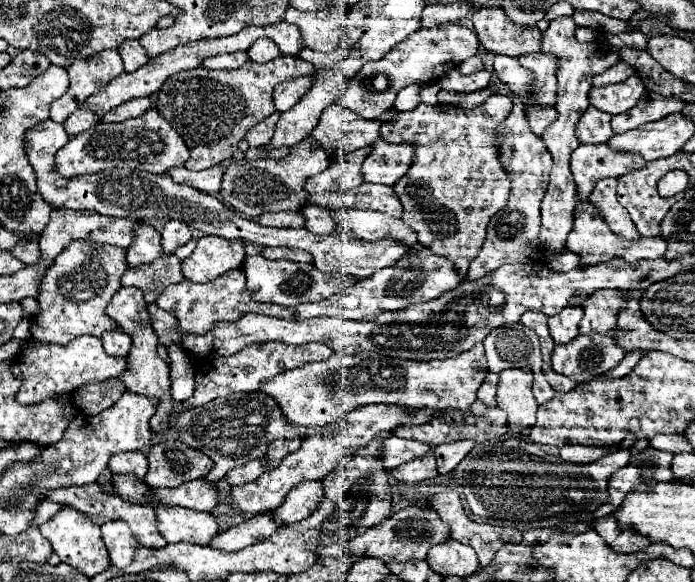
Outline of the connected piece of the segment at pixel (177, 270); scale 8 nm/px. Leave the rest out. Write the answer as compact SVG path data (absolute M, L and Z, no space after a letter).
M163 254L157 262L145 264L145 266L133 266L127 268L123 274L123 286L135 286L143 290L145 302L151 304L157 300L157 296L175 282L181 282L181 260L177 256Z

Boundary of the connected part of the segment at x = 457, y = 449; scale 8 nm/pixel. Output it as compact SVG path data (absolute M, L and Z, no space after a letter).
M449 442L445 446L435 448L435 458L437 458L437 472L439 474L449 474L455 470L455 466L473 450L475 442Z

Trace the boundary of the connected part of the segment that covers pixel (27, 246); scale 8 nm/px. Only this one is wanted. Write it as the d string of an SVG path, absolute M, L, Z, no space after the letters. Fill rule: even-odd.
M21 242L21 246L15 246L11 250L11 254L15 258L19 258L21 262L33 266L41 260L41 250L39 250L39 242Z

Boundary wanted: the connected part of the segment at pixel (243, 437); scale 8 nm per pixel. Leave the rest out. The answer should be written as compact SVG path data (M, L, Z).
M259 392L229 394L225 398L213 400L209 406L185 410L183 414L173 418L173 426L179 430L179 438L187 446L205 452L215 462L213 470L205 476L205 480L211 484L221 480L231 468L263 458L269 442L277 438L305 438L309 434L305 426L285 424L277 402L273 402L267 394Z

